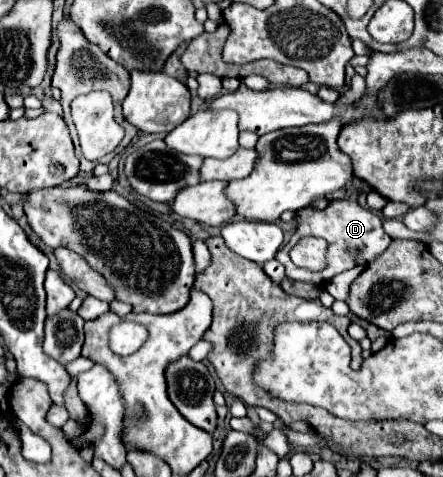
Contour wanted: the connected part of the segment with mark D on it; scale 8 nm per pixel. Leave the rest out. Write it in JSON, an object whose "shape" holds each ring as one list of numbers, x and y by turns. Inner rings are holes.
{"shape":[[354,197,348,199,334,199,330,201,330,205,324,211,316,211,316,209,300,209,300,213,296,213,296,221,298,221,298,229,292,235,292,239,280,249,280,253,276,253,276,259,286,267,286,277,305,283,312,283,316,286,322,285,330,281,336,273,352,269,356,265,365,266,372,259,376,259,376,255,382,255,386,251,386,247,390,245,390,237,384,233,382,229,382,221,376,213,372,213,370,209,362,209],[304,235,312,235,312,237,322,237,328,241,328,251,326,251,326,269,319,272,306,271,296,267,288,253,292,249,292,245,304,237],[356,250,356,256,352,255,352,251]]}

